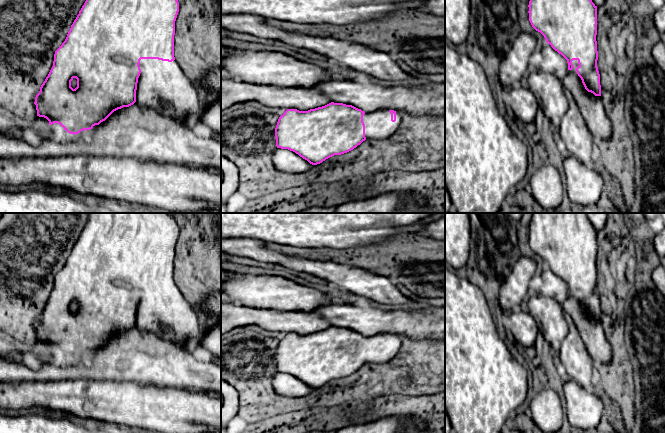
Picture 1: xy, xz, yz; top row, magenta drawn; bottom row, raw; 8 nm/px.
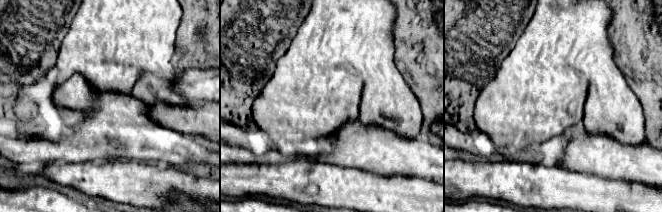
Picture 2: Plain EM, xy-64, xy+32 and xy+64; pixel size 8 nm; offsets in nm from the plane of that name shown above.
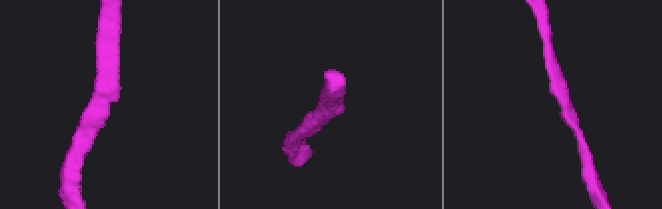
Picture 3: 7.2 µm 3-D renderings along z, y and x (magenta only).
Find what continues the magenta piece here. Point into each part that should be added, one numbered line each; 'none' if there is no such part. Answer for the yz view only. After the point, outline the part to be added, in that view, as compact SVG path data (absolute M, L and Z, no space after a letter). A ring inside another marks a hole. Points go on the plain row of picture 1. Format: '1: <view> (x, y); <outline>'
1: yz (592, 332); M573 284L574 292L568 294L563 303L563 310L568 313L575 322L587 350L597 366L609 364L612 359L612 349L606 339L605 331L601 320L595 320L588 316L581 302L578 300L576 292L579 290L578 284Z

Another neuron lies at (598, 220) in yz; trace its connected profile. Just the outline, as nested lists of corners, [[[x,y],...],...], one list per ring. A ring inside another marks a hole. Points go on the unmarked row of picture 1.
[[[587,213],[589,220],[595,230],[602,230],[606,223],[606,213]]]

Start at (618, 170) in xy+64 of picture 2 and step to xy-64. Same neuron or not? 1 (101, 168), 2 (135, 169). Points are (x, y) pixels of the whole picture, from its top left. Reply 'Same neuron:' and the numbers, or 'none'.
Same neuron: none

